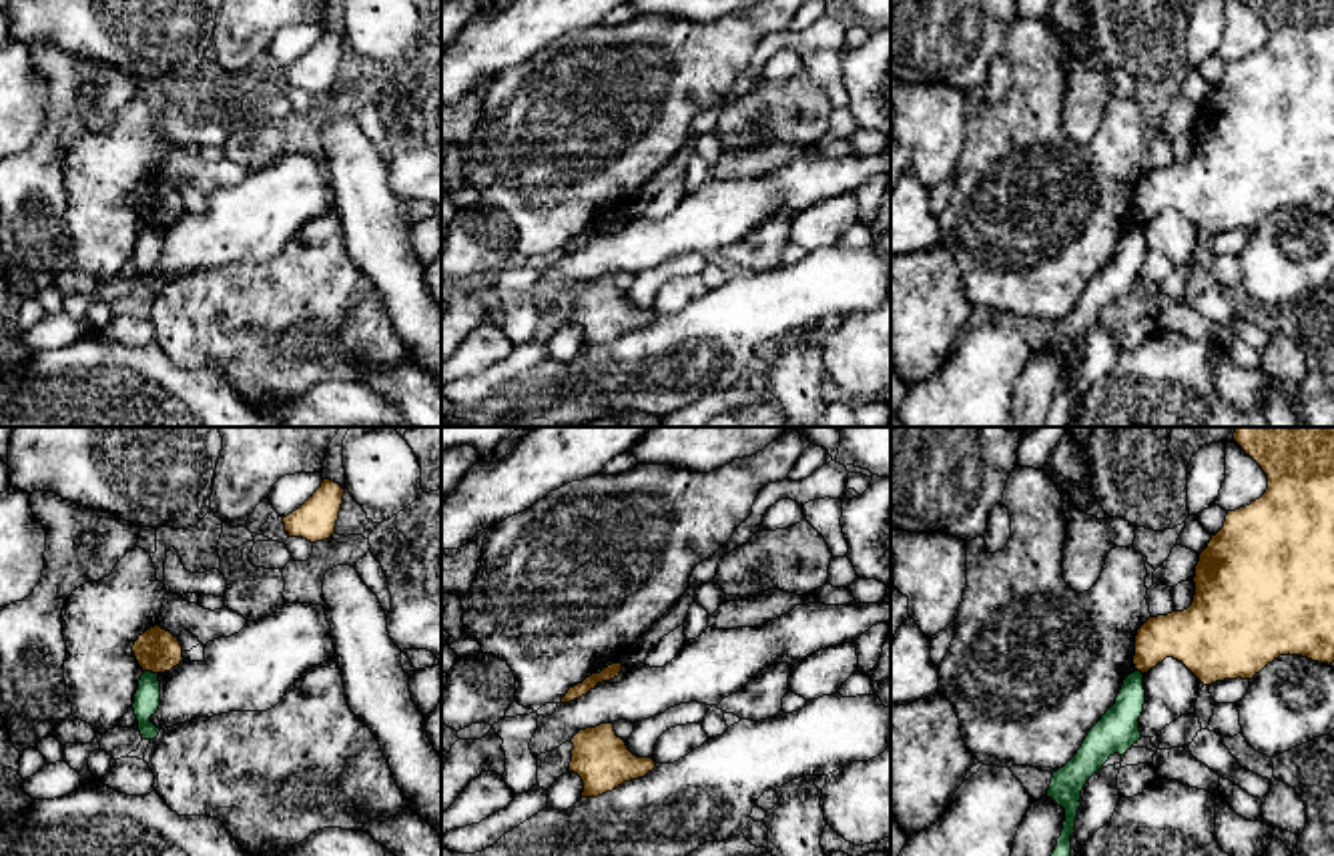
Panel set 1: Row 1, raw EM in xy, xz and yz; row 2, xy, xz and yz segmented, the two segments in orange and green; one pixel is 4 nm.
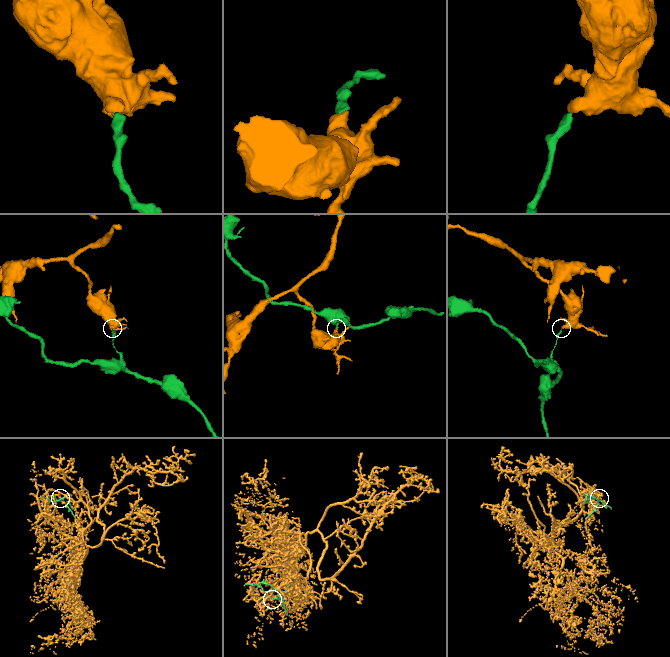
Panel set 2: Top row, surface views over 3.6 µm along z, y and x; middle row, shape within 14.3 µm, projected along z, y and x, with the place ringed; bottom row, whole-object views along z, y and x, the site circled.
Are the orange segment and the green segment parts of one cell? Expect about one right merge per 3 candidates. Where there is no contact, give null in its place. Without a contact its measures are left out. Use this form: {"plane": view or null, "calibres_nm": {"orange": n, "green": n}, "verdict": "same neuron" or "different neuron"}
{"plane": "xy", "calibres_nm": {"orange": 180, "green": 110}, "verdict": "different neuron"}

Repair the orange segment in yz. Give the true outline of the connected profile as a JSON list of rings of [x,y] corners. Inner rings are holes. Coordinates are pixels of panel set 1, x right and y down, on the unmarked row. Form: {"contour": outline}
{"contour": [[[1244,0],[1268,26],[1266,44],[1228,62],[1196,116],[1196,146],[1188,160],[1149,168],[1135,186],[1133,217],[1147,225],[1165,208],[1182,212],[1204,237],[1252,231],[1280,206],[1334,212],[1334,0]]]}

